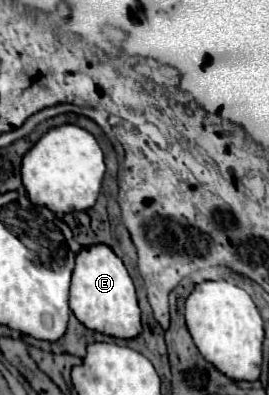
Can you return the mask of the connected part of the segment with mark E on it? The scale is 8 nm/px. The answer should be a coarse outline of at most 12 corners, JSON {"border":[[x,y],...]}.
{"border":[[105,244],[77,252],[69,306],[89,330],[141,332],[133,280]]}

